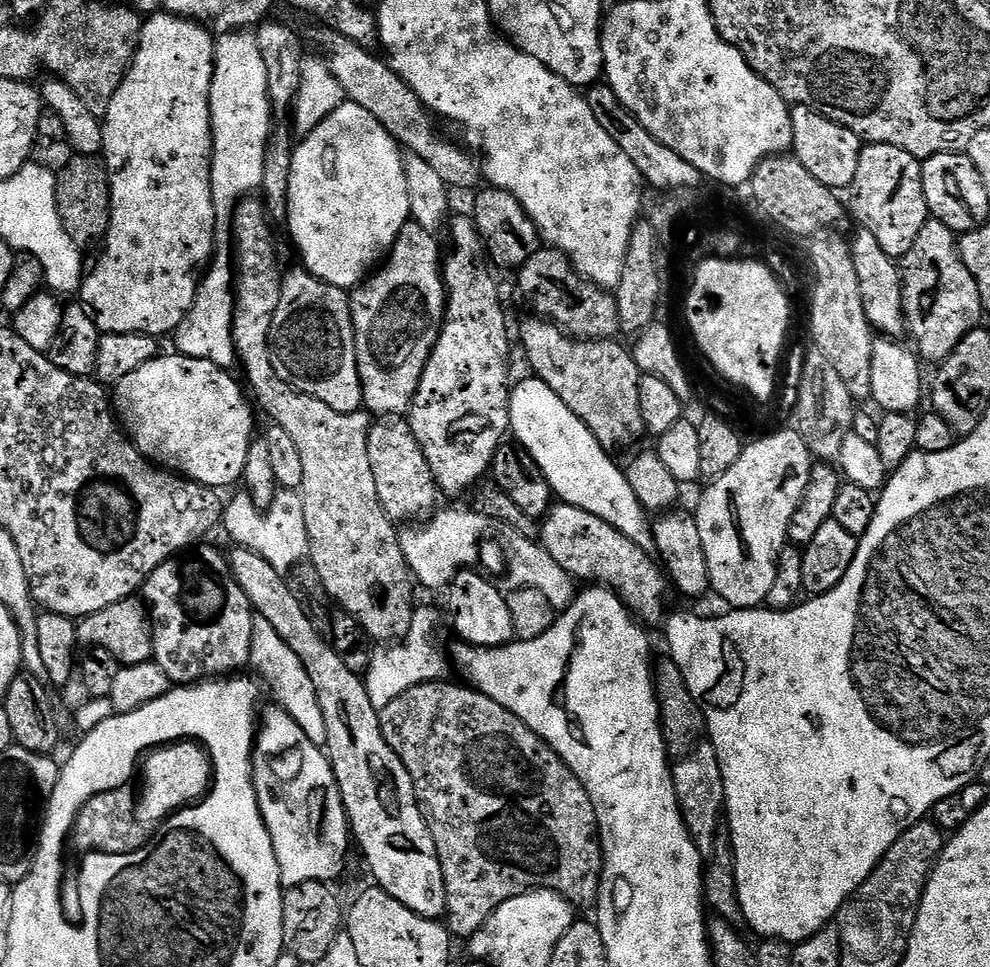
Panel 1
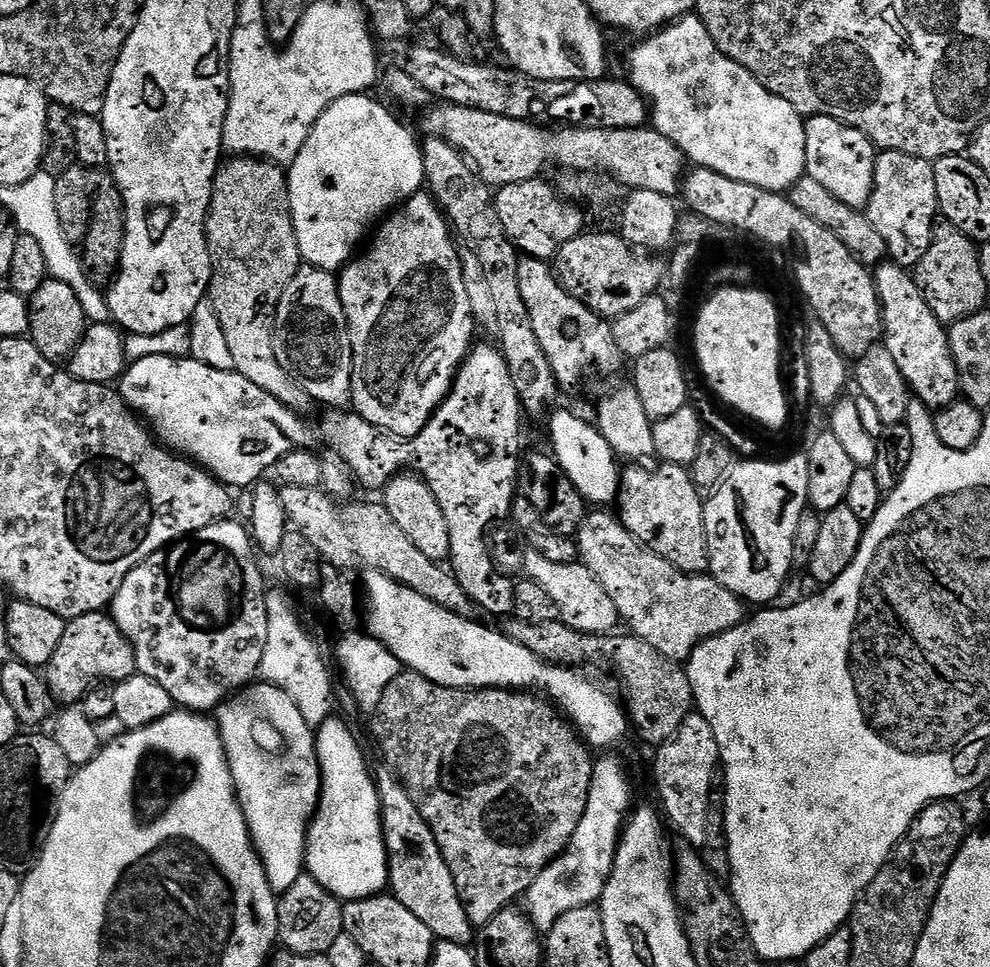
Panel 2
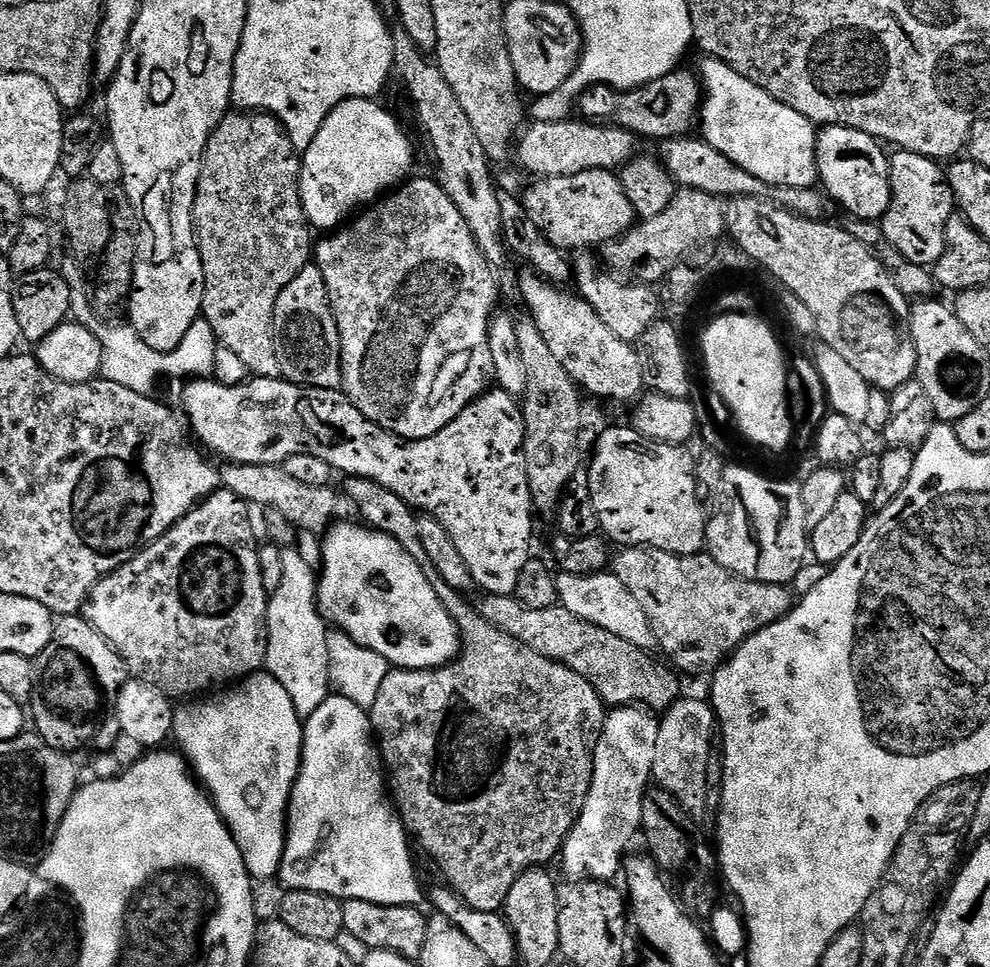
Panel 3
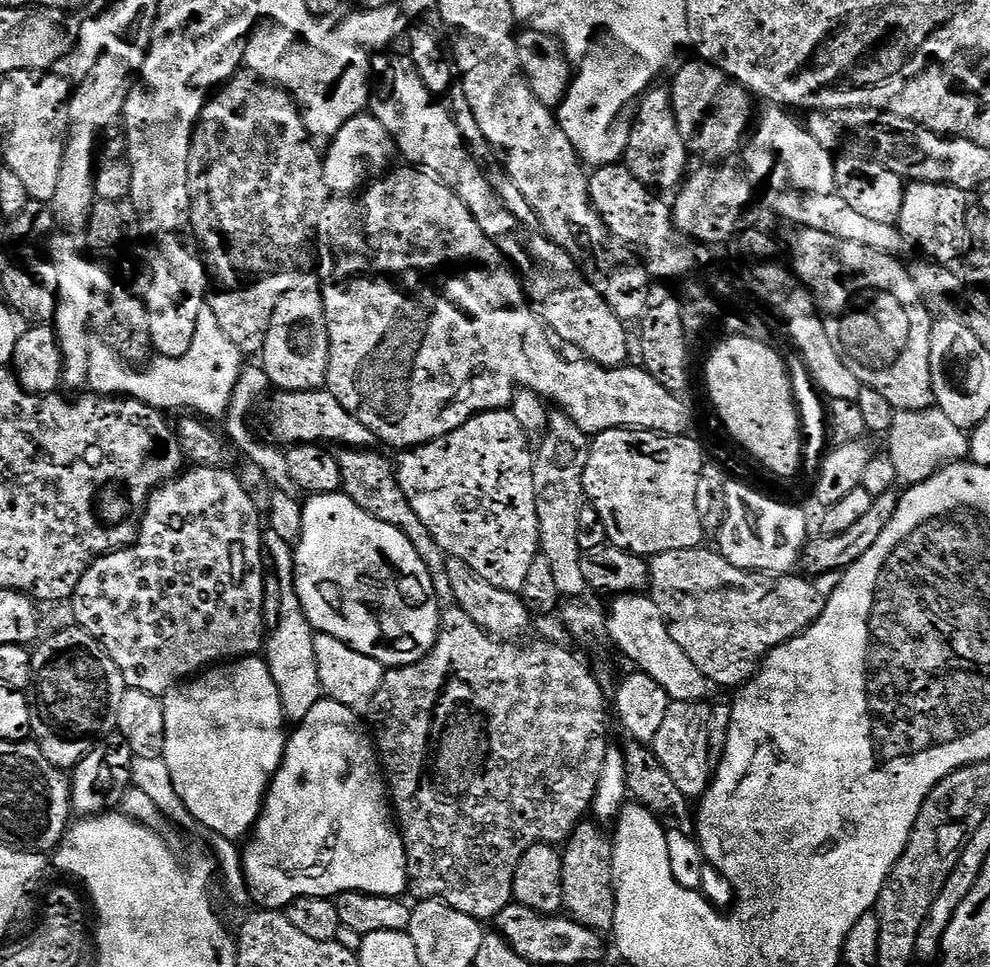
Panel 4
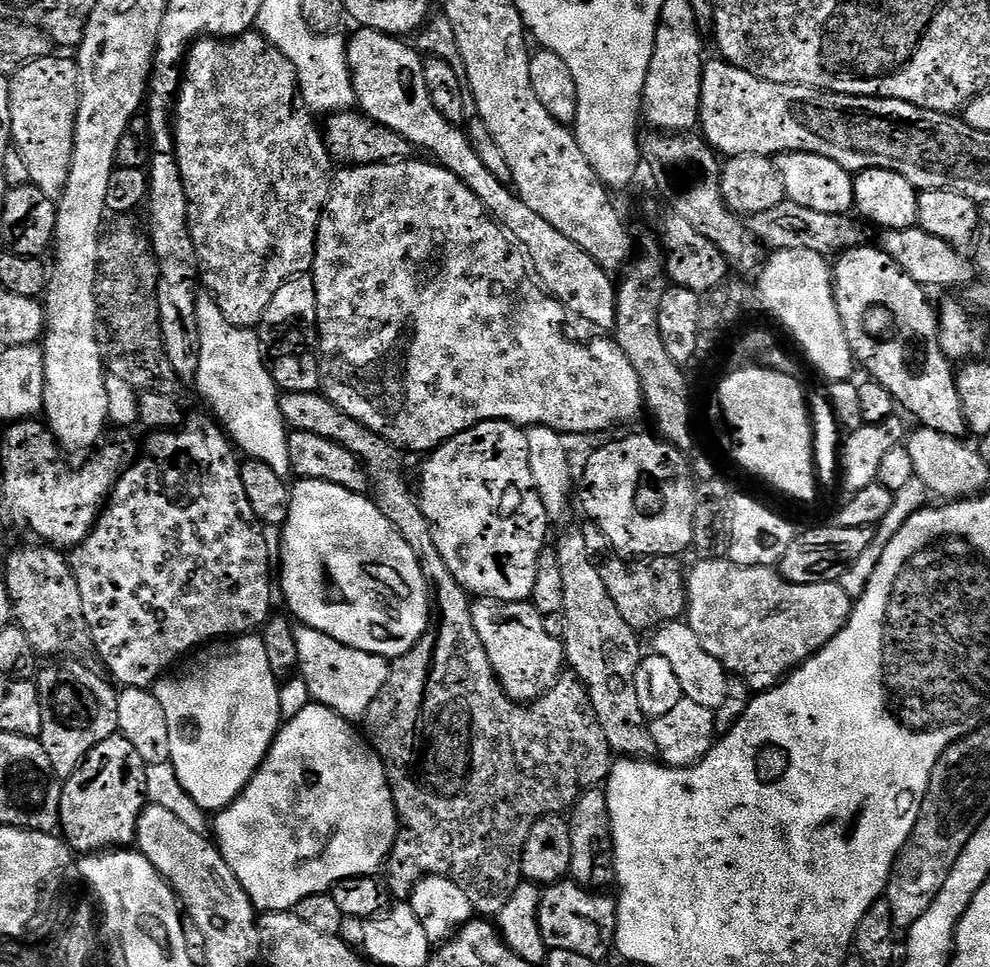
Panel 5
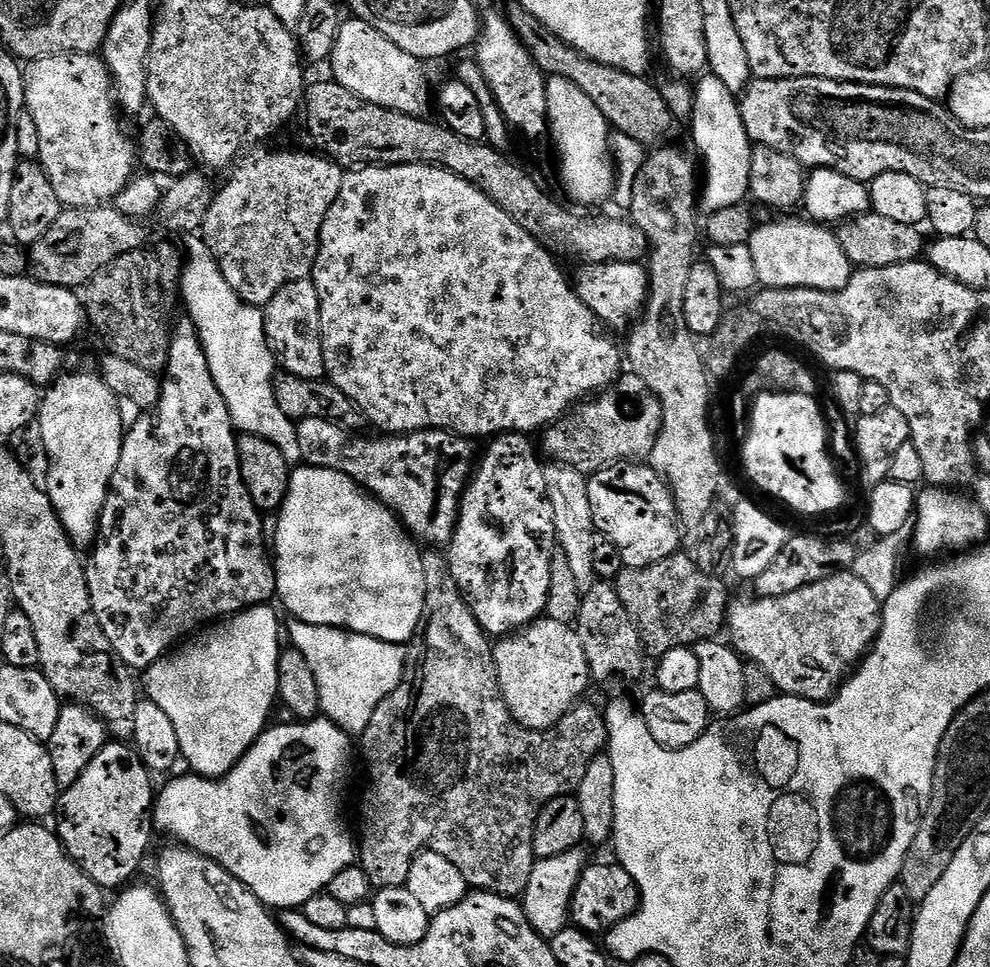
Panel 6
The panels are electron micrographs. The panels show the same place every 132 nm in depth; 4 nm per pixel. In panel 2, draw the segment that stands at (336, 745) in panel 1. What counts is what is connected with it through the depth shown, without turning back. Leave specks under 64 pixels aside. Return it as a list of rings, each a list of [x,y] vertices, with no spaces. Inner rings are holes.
[[[384,770],[384,773],[379,773],[376,788],[380,792],[380,817],[388,851],[391,895],[402,902],[410,914],[415,914],[432,931],[437,941],[449,940],[455,944],[471,945],[474,925],[466,916],[466,906],[462,906],[462,898],[454,886],[454,874],[450,874],[450,866],[446,866],[442,858],[436,835],[422,818],[399,776]]]

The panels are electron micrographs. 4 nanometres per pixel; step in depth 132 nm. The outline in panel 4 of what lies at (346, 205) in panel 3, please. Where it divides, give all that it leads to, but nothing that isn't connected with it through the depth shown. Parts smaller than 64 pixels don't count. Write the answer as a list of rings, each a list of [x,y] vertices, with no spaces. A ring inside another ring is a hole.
[[[371,114],[350,118],[350,122],[346,122],[342,130],[338,130],[338,134],[327,148],[324,156],[324,173],[329,189],[336,194],[352,194],[363,189],[389,167],[387,164],[391,162],[392,156],[394,157],[392,135],[388,133],[386,126],[382,126],[382,122],[375,120]]]

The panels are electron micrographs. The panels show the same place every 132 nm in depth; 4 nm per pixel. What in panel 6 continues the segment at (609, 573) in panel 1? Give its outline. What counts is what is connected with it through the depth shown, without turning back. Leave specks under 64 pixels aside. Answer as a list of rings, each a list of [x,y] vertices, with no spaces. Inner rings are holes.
[[[852,570],[802,586],[802,590],[794,590],[782,598],[751,599],[733,599],[729,603],[727,639],[745,661],[753,660],[756,668],[761,668],[770,676],[777,693],[797,696],[800,700],[827,702],[833,699],[849,673],[868,655],[880,634],[882,604]]]

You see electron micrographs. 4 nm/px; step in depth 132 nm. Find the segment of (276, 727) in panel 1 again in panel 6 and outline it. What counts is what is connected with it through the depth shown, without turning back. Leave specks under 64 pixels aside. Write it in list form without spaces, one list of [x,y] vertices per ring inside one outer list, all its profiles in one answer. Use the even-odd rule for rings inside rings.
[[[259,604],[256,608],[247,608],[205,627],[143,673],[142,688],[148,691],[145,692],[147,699],[153,700],[170,717],[170,722],[174,722],[180,755],[195,775],[211,778],[225,776],[269,727],[268,715],[278,704],[280,636],[282,640],[282,620],[280,624],[272,606]]]

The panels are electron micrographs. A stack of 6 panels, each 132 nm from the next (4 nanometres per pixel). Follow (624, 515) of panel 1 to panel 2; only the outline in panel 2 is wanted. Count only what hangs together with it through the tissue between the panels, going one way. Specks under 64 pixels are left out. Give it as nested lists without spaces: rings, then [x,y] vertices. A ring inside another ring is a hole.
[[[556,412],[548,424],[548,432],[552,435],[551,451],[556,461],[589,505],[608,506],[611,500],[613,503],[620,491],[621,469],[616,468],[618,457],[606,442],[606,438],[602,438],[595,423],[588,421],[587,424],[582,417],[575,416],[572,412]]]

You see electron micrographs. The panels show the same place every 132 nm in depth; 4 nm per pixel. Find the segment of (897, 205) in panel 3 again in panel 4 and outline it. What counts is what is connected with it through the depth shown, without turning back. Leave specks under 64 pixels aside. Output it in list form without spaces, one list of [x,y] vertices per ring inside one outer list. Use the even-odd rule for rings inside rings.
[[[925,180],[909,183],[904,189],[902,214],[898,221],[900,233],[913,245],[921,248],[929,261],[951,265],[969,251],[966,214],[970,207],[969,193],[952,184],[931,184]]]

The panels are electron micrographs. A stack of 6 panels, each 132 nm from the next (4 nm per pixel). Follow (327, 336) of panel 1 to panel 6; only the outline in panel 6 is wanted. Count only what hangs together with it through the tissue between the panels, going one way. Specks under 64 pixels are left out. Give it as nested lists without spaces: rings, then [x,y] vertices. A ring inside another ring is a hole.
[[[309,278],[290,282],[270,298],[268,304],[263,305],[264,329],[266,338],[273,356],[276,357],[277,365],[283,371],[294,374],[298,378],[307,380],[323,380],[326,373],[324,371],[324,351],[322,350],[322,314],[320,313],[320,303],[318,302],[318,290],[314,282]]]

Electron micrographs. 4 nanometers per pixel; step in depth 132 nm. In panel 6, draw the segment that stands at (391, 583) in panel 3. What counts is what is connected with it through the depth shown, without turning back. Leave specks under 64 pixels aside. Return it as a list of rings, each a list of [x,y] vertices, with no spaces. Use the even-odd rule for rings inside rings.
[[[300,466],[289,475],[288,493],[284,505],[278,513],[280,521],[276,524],[276,548],[274,544],[274,563],[276,565],[276,596],[284,603],[289,617],[310,622],[314,626],[330,626],[343,628],[345,632],[366,634],[370,638],[378,638],[382,642],[407,645],[412,635],[417,635],[424,618],[424,575],[422,574],[422,552],[417,541],[413,539],[407,528],[396,519],[396,513],[380,503],[377,497],[369,494],[349,476],[338,470],[329,468],[310,468]]]

